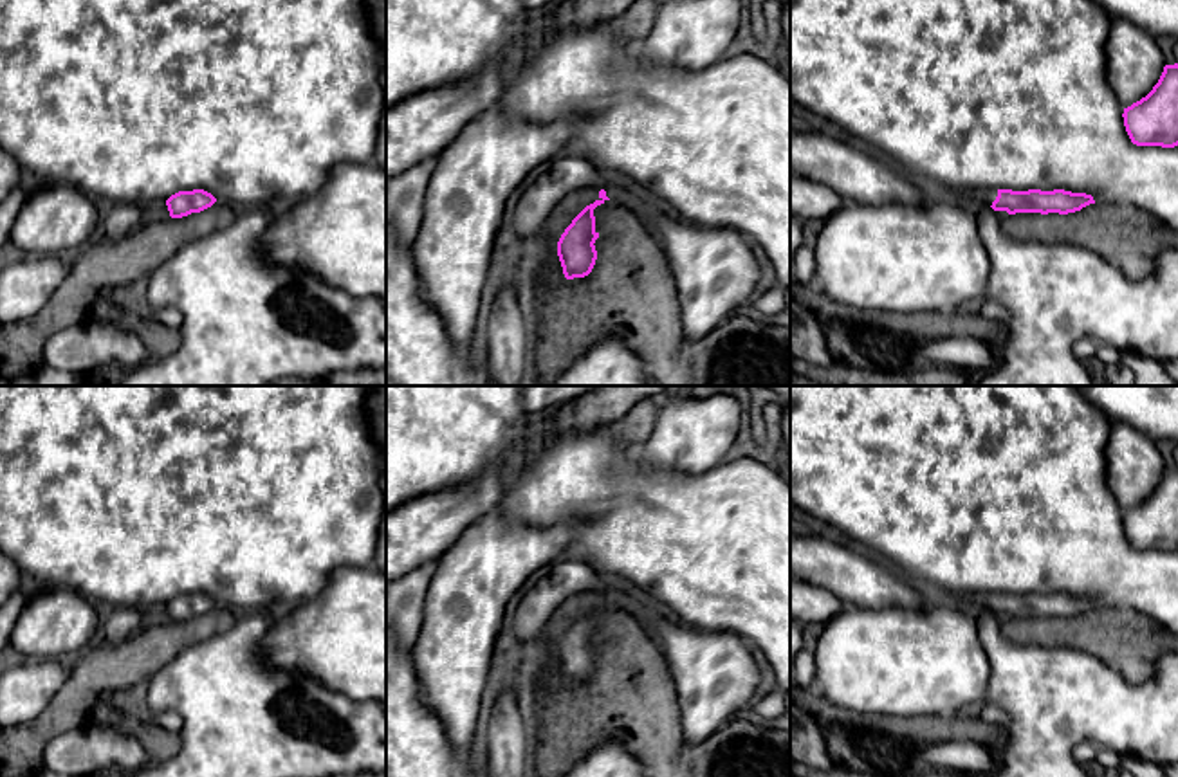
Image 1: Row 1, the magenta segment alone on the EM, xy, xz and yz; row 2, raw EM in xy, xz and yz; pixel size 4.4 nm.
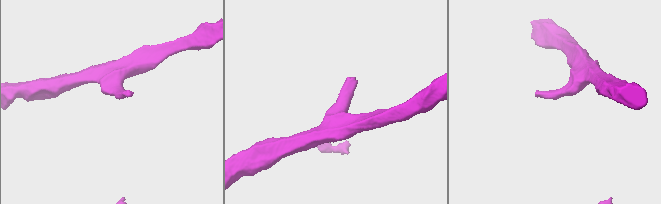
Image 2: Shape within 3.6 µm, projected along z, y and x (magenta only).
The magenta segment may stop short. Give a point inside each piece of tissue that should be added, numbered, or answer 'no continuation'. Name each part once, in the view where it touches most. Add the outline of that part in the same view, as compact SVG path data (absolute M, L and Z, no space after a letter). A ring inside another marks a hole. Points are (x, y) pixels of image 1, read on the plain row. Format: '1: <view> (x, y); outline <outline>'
1: yz (969, 601); outline M929 590L933 600L949 602L953 606L962 606L971 611L990 611L998 600L996 593L960 593L960 591L940 591Z

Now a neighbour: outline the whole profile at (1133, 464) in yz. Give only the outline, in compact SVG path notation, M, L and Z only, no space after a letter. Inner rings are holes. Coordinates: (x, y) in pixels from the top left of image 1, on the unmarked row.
M1111 420L1106 438L1106 483L1122 512L1146 501L1164 471L1165 463L1153 438Z

